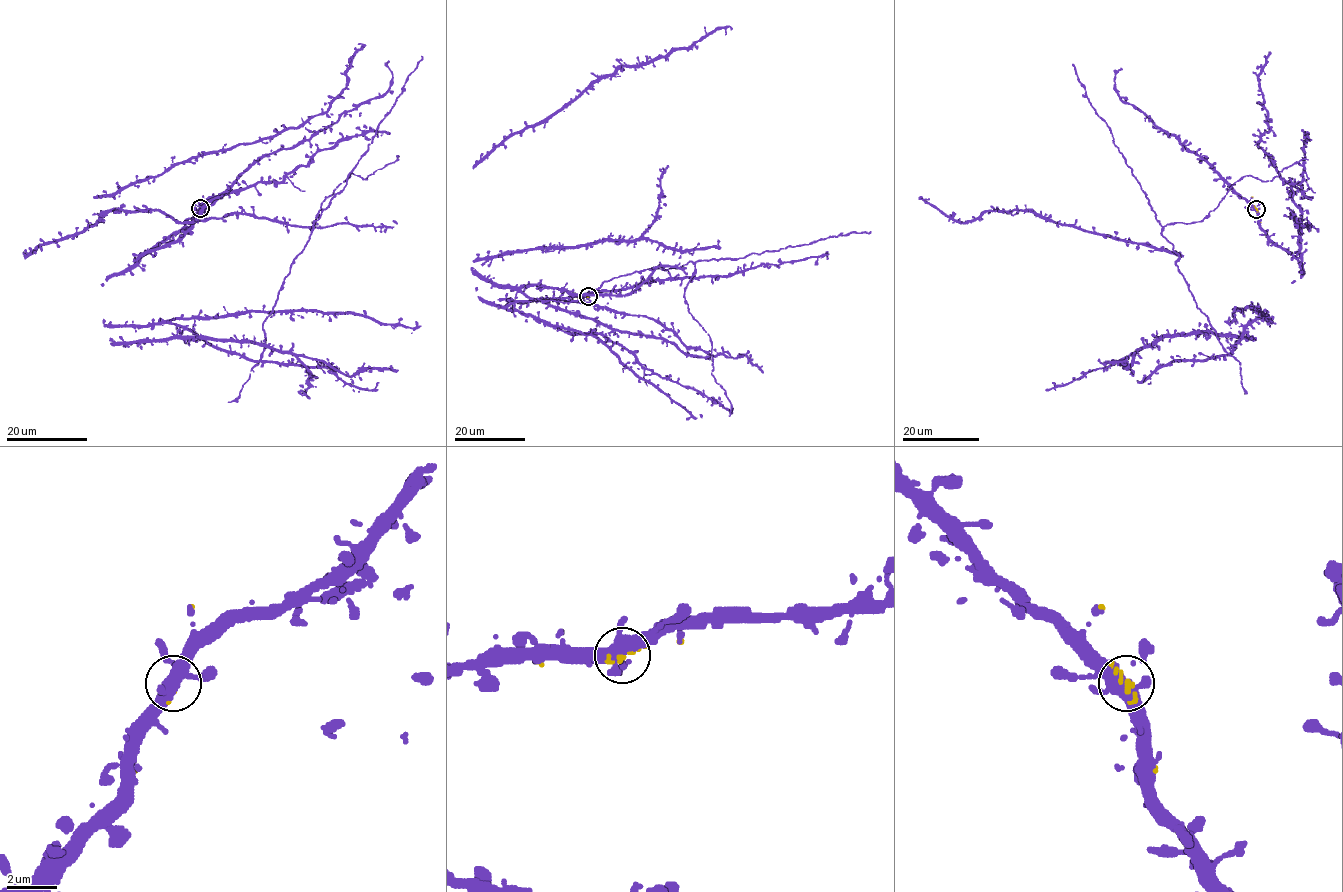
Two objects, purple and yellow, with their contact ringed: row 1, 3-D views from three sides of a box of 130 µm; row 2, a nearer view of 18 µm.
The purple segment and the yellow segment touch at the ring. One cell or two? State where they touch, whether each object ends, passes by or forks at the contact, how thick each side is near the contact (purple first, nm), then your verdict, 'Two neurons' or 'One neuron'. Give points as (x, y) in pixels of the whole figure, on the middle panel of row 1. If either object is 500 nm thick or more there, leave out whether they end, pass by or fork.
Place: (588, 296). At the ring purple forks. At the ring yellow ends. Thickness 420 nm (purple) against 240 nm. One neuron

